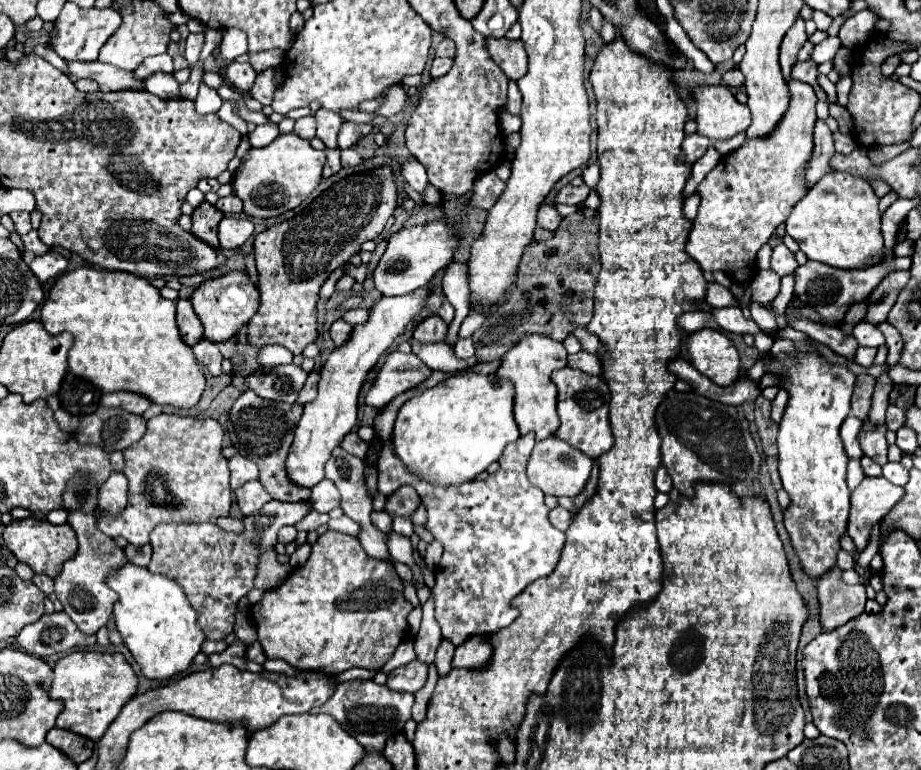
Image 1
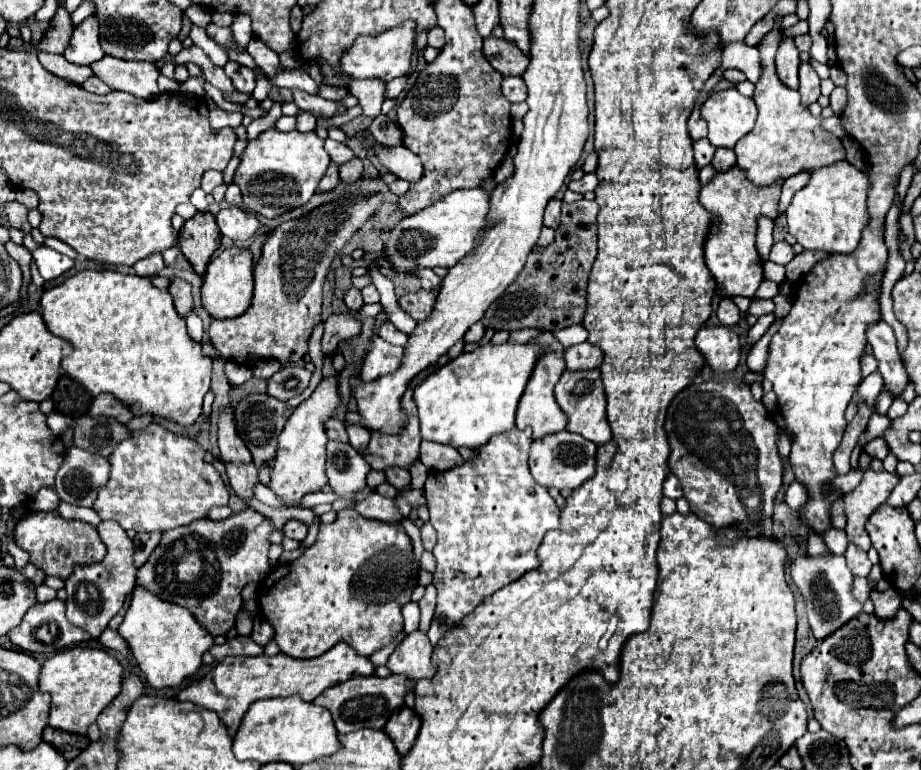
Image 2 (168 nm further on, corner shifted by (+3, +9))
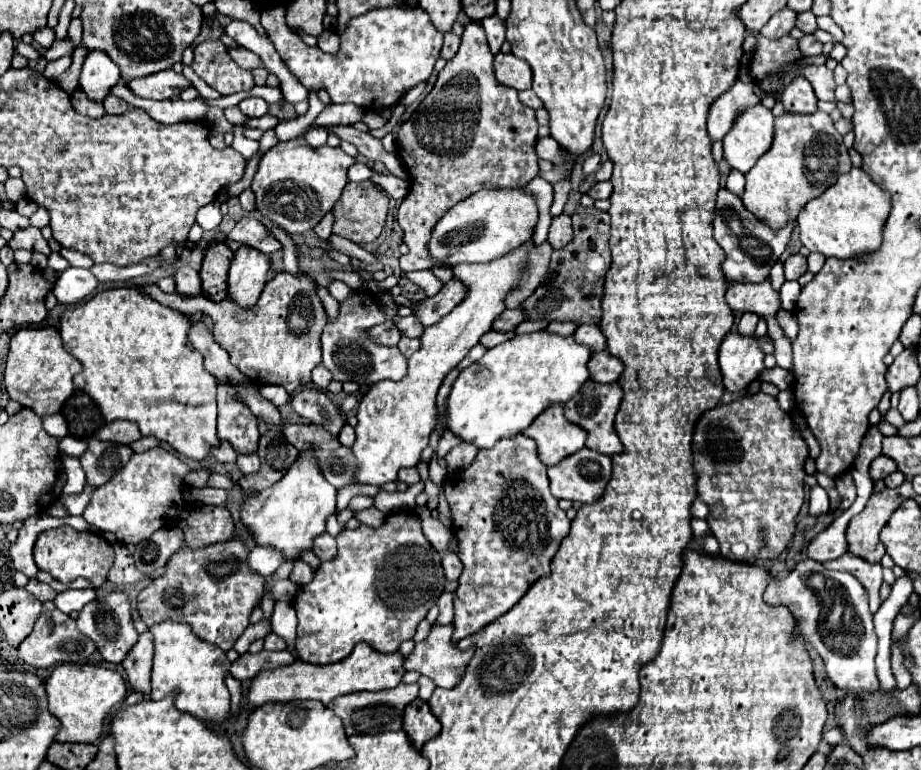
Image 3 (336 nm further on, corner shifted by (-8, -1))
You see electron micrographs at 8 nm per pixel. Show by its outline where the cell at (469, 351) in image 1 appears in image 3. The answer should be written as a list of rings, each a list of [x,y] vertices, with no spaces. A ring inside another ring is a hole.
[[[491,329],[491,331],[487,331],[487,333],[481,337],[481,343],[483,343],[487,349],[491,349],[491,347],[495,347],[495,345],[511,339],[511,337],[515,337],[515,331],[505,331],[505,333],[501,333],[501,331],[493,331],[493,329]]]

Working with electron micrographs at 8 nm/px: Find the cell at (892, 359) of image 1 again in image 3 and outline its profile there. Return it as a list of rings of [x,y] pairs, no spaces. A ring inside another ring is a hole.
[[[879,455],[877,459],[871,461],[869,465],[869,475],[871,475],[871,481],[879,481],[879,479],[885,479],[889,473],[897,471],[897,465],[885,457],[885,455]]]

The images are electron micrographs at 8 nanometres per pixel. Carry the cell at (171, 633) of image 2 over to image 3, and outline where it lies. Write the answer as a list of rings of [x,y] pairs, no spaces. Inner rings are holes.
[[[165,621],[153,625],[151,633],[155,637],[155,659],[151,669],[151,699],[163,699],[167,695],[173,695],[175,707],[179,711],[189,713],[203,723],[223,723],[229,717],[229,691],[225,685],[225,677],[229,675],[229,667],[231,667],[231,661],[227,659],[225,651],[213,647],[207,641],[201,641],[197,635],[193,635],[191,627],[185,623]]]

